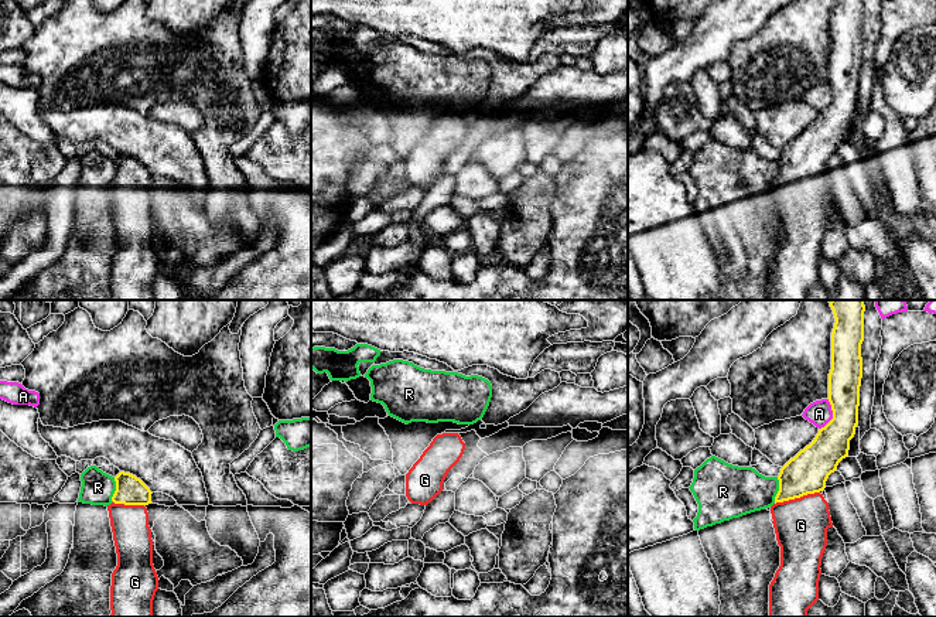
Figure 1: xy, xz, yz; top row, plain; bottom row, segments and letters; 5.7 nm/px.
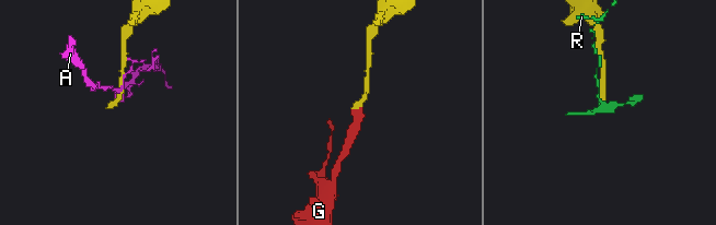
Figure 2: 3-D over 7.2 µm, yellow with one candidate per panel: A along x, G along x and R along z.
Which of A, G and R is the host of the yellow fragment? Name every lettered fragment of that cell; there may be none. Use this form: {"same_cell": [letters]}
{"same_cell": ["G"]}

